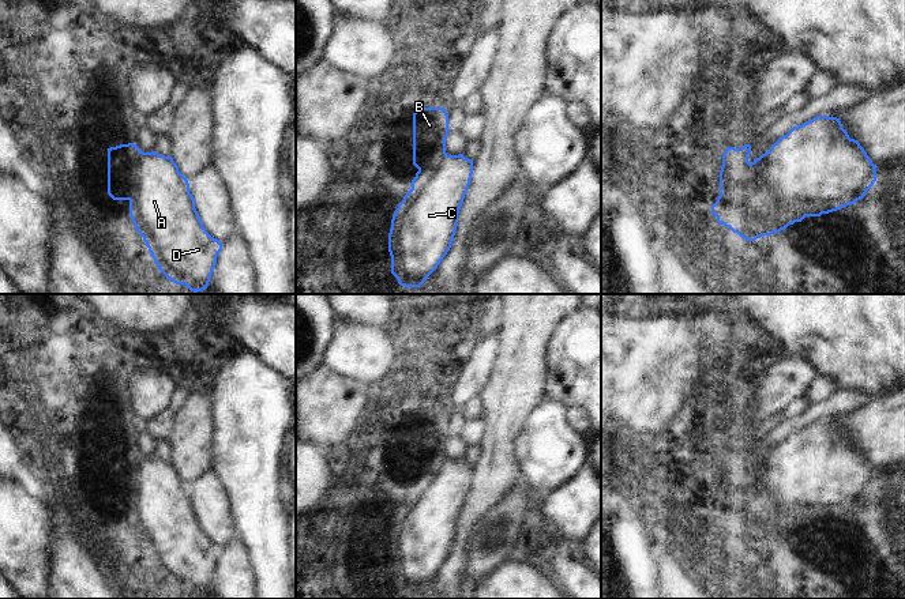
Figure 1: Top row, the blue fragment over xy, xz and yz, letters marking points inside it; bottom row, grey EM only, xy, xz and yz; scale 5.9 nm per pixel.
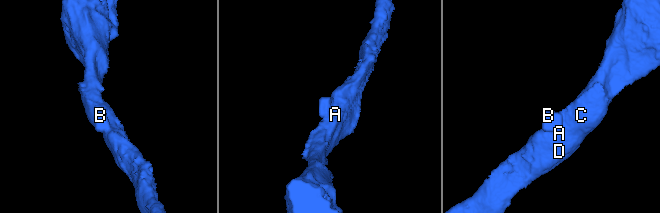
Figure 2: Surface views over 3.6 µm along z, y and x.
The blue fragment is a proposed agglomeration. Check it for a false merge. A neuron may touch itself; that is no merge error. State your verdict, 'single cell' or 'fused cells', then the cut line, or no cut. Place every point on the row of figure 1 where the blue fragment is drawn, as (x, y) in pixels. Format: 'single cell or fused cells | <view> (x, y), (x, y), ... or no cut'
single cell | no cut

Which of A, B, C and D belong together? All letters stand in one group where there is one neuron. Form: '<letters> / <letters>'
A B C D

